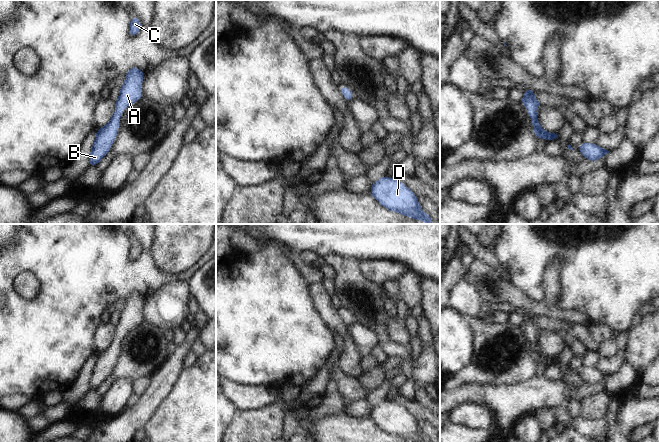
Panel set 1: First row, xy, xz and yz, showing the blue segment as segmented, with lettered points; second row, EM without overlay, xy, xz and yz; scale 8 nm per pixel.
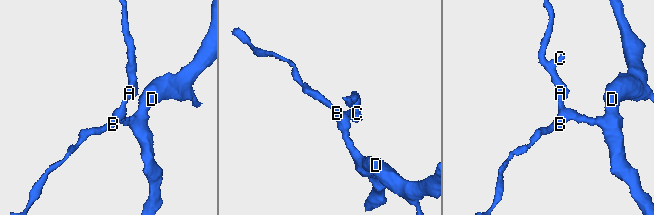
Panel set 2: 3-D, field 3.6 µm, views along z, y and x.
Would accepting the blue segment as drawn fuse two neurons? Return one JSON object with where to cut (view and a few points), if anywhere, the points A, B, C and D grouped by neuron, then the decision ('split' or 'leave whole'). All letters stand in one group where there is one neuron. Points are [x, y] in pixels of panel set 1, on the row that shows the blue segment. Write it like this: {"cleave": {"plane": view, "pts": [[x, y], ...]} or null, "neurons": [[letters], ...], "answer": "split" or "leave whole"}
{"cleave": null, "neurons": [["A", "B", "C", "D"]], "answer": "leave whole"}

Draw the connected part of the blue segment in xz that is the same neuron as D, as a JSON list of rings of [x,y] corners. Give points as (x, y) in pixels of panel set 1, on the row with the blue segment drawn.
[[[386,175],[372,184],[369,193],[382,207],[386,207],[392,212],[432,224],[431,217],[422,212],[422,208],[418,204],[418,197],[398,180]]]

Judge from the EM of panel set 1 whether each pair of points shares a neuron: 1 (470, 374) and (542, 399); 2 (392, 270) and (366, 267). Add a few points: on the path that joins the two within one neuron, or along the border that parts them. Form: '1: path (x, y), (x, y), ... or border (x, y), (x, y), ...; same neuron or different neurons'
1: border (523, 382), (511, 385), (487, 385); different neurons
2: path (386, 270), (372, 268); same neuron

